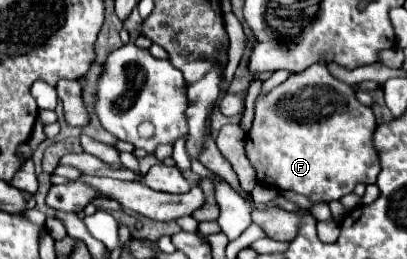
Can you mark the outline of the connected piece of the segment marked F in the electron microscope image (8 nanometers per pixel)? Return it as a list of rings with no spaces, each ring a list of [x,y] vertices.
[[[316,63],[256,99],[256,117],[244,147],[258,181],[306,195],[312,203],[328,203],[352,193],[358,183],[376,183],[380,159],[372,147],[374,131],[376,117],[356,99],[354,87]]]

